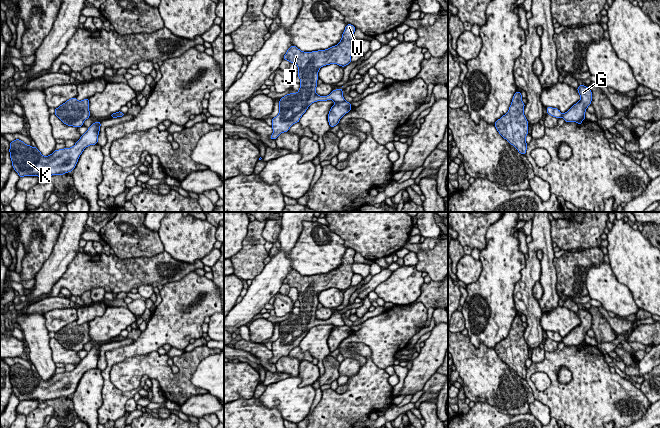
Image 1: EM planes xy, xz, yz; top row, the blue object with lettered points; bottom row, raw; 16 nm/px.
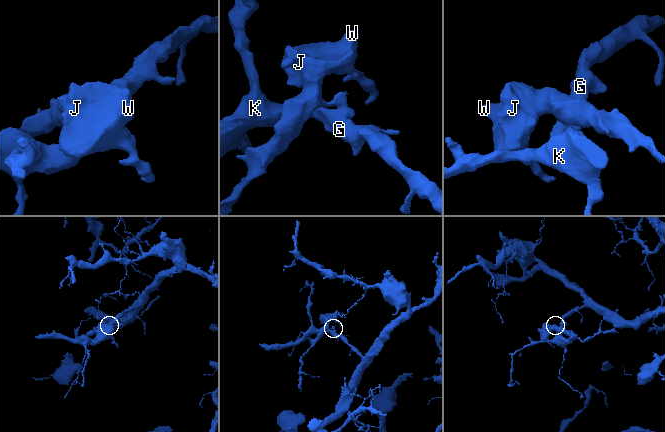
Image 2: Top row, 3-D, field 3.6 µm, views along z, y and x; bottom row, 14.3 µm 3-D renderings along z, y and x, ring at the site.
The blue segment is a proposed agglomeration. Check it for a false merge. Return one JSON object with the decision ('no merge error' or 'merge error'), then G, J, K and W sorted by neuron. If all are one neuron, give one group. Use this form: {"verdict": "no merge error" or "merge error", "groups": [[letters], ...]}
{"verdict": "merge error", "groups": [["G", "K"], ["J", "W"]]}

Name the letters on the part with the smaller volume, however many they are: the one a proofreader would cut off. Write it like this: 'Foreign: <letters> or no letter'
Foreign: J, W

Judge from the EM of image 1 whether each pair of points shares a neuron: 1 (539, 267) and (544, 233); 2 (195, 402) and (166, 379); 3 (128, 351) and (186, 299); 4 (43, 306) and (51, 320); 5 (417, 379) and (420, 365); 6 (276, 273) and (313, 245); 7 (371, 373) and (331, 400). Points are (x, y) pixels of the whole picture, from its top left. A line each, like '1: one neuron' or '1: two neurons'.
1: one neuron
2: two neurons
3: one neuron
4: two neurons
5: one neuron
6: two neurons
7: one neuron

